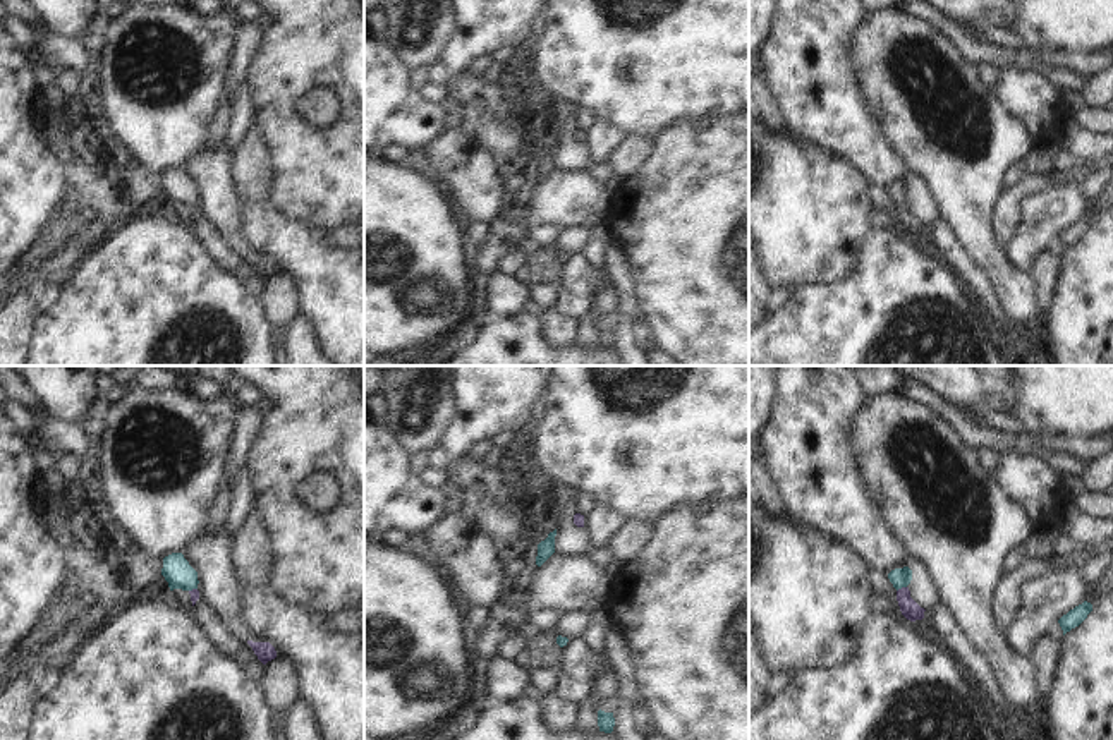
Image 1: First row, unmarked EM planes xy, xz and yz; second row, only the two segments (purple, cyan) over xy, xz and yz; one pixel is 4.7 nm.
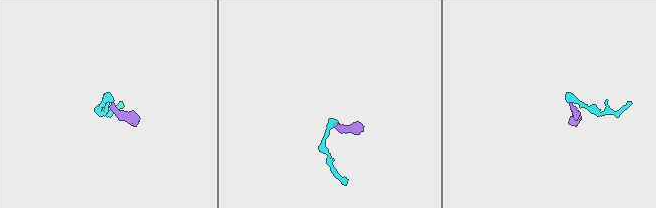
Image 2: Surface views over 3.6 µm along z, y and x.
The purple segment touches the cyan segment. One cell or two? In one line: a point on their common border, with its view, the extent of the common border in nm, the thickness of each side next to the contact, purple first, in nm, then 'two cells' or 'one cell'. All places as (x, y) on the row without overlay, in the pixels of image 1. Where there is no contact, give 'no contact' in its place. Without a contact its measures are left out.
meets purple in yz at (902, 203); contact 50 nm long; 90 nm thick on the purple side, 100 nm on the other; one cell

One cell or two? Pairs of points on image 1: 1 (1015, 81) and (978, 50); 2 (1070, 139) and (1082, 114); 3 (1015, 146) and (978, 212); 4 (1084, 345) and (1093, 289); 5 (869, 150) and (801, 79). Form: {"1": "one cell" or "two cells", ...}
{"1": "two cells", "2": "two cells", "3": "one cell", "4": "one cell", "5": "one cell"}

